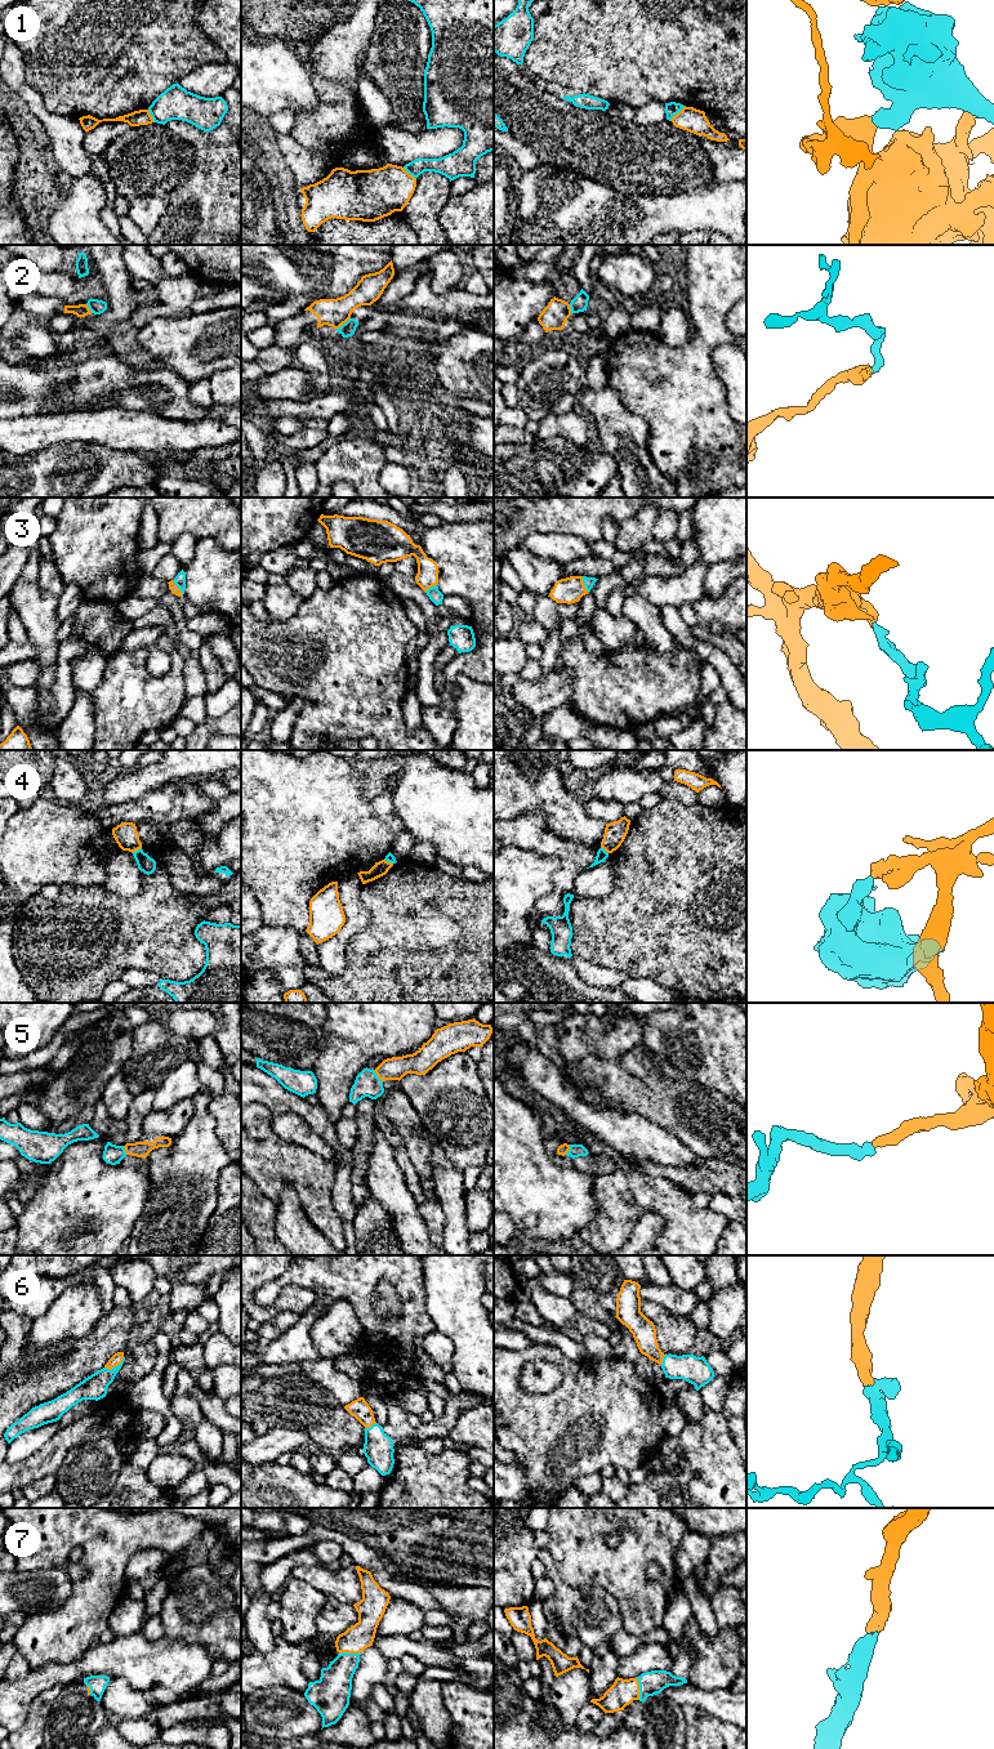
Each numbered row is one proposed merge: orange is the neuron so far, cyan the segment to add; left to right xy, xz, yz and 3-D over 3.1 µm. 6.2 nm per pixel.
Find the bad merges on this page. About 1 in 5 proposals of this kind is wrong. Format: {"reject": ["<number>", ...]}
{"reject": ["1", "2", "4"]}

